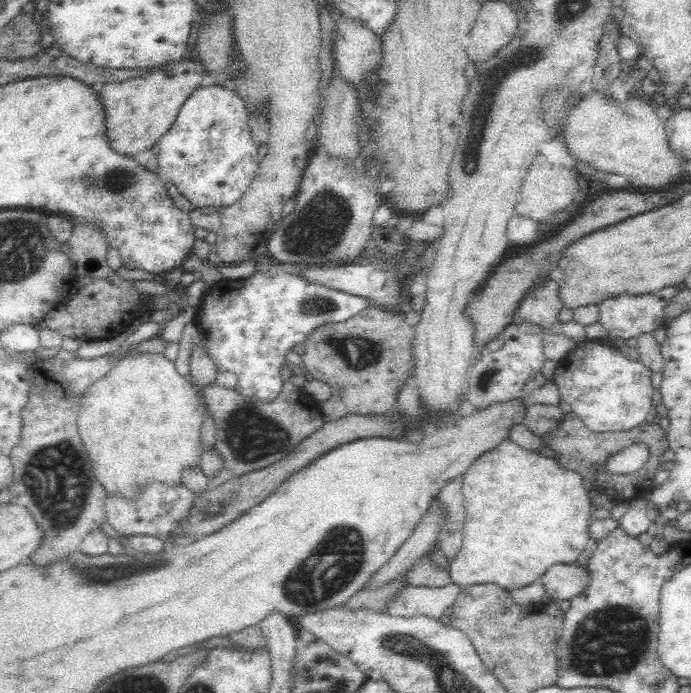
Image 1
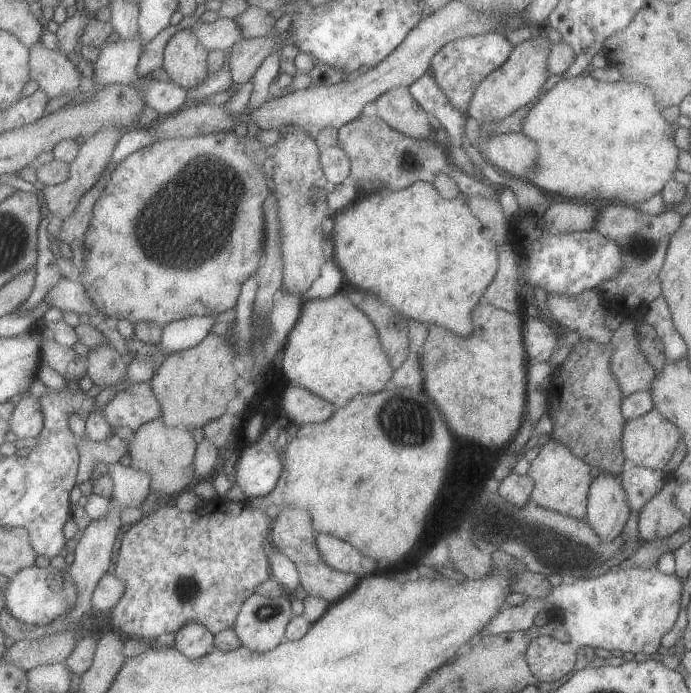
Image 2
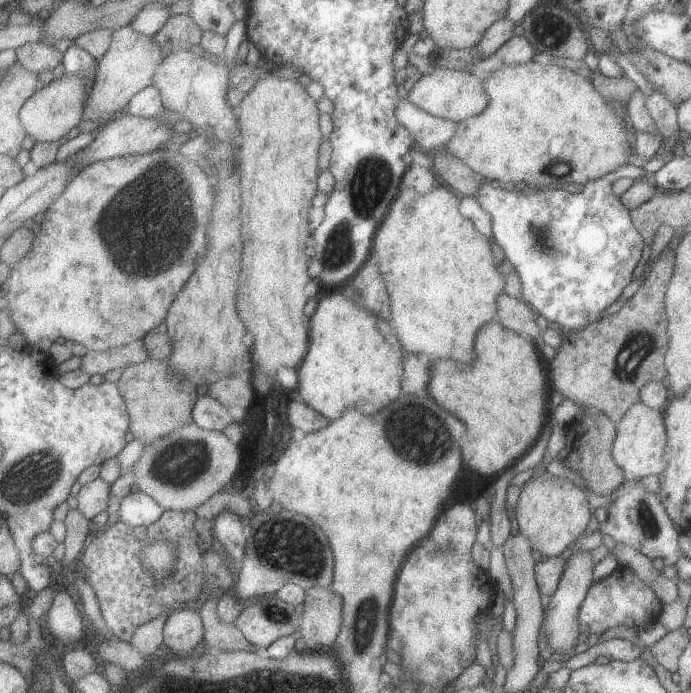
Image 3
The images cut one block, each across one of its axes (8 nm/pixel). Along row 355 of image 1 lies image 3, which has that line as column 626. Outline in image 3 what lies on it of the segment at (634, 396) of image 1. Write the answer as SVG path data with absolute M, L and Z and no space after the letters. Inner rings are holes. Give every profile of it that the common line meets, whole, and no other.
M617 565L609 575L602 580L592 582L587 588L585 598L581 600L579 612L577 612L577 636L586 631L589 634L597 634L600 637L611 635L618 626L642 629L658 622L658 616L662 609L662 602L655 596L655 592L645 586L627 566Z

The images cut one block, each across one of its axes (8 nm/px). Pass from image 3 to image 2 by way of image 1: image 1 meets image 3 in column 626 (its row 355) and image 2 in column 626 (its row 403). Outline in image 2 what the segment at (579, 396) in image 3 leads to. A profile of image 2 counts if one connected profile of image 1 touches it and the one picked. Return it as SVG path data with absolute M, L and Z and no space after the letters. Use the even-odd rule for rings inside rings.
M622 324L612 332L609 344L613 350L608 368L622 397L636 391L650 391L656 375L640 352L633 329Z

